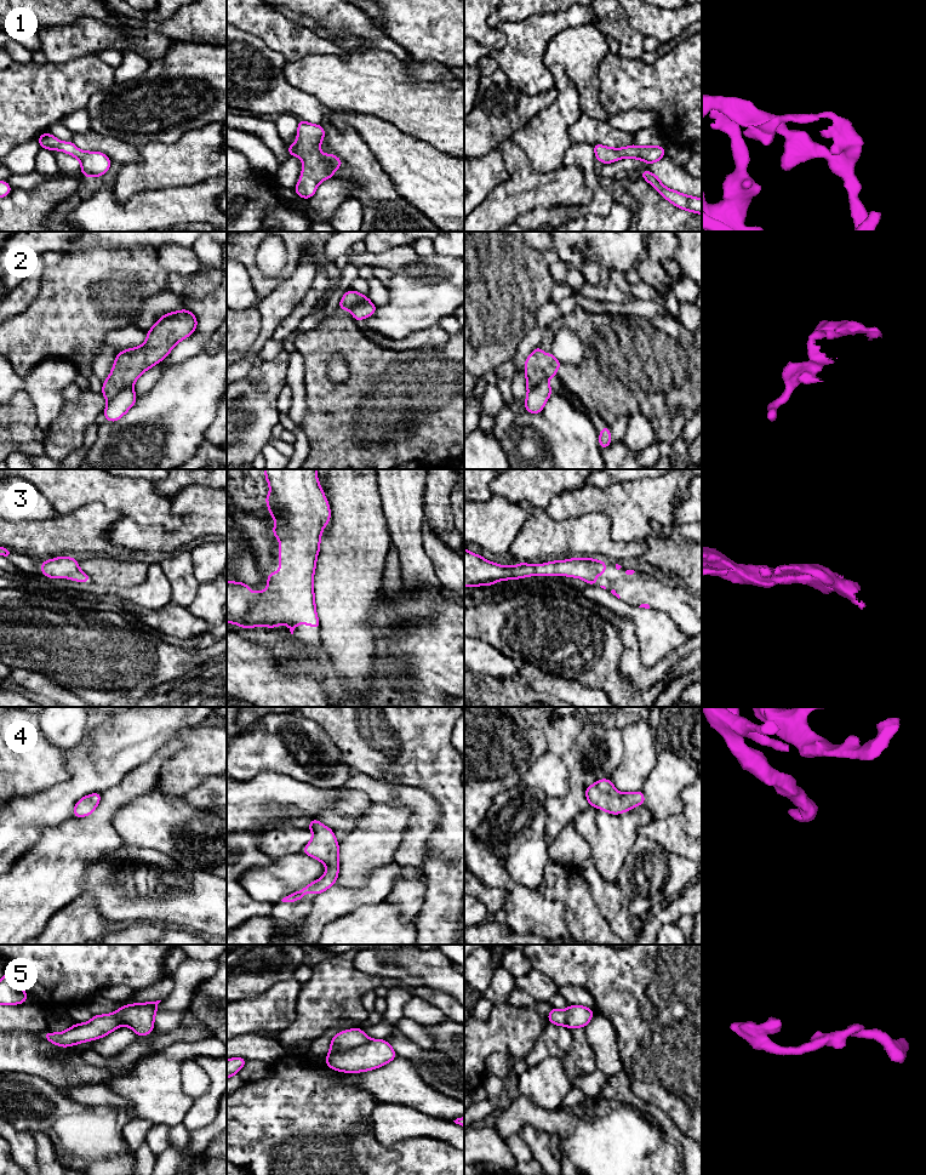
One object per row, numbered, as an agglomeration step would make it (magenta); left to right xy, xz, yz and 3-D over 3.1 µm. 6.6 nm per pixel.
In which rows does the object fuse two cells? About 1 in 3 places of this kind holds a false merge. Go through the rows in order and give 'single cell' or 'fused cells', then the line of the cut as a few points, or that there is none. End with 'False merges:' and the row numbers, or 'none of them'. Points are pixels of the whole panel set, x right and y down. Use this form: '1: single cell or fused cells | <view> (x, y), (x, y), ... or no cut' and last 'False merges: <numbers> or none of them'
1: single cell | no cut
2: fused cells | xy (131, 386), (120, 389), (108, 401)
3: single cell | no cut
4: single cell | no cut
5: fused cells | xz (370, 1041), (353, 1048), (330, 1053)
False merges: 2, 5

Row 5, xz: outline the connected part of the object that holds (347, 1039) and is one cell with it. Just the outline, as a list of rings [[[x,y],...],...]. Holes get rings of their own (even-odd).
[[[358,1026],[354,1029],[345,1029],[331,1038],[330,1053],[341,1053],[354,1049],[370,1042],[370,1038]]]

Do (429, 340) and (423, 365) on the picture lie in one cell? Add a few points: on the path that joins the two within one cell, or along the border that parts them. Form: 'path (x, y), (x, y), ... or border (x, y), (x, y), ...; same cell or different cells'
border (450, 335), (441, 347), (403, 351); different cells

